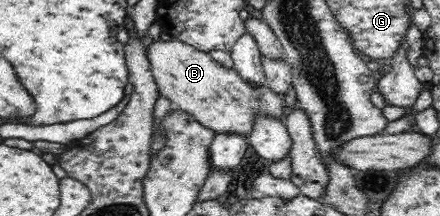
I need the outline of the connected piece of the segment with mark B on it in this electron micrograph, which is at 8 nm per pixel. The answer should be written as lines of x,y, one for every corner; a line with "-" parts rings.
163,36
155,42
148,40
148,43
147,58
161,95
170,99
175,109
186,110
196,120
208,126
208,128
214,129
217,135
237,133
237,135
250,137
256,115
263,116
266,114
266,116
274,116
274,118
284,120
288,110
285,105
284,95
274,93
267,85
255,87
246,79
242,79
242,76
238,75
235,69
227,69
208,53
199,51
199,49
183,41

